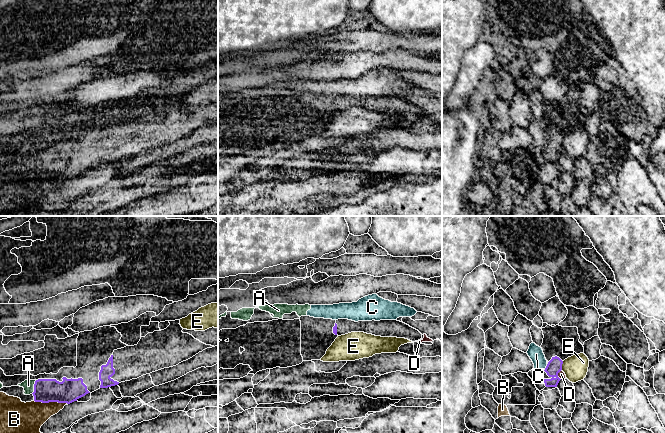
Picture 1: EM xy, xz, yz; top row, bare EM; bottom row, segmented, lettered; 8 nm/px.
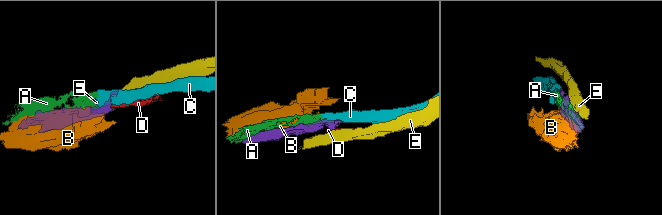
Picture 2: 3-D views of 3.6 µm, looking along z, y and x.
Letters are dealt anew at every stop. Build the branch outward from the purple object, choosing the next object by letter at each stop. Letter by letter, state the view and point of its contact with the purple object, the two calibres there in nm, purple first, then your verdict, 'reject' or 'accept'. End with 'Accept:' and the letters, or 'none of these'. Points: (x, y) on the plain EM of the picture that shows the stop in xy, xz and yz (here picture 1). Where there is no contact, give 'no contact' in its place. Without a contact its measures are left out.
A: meets purple in xy at (34, 163); 190 nm thick on the purple side, 90 nm on the other; reject
B: meets purple in xy at (50, 177); 190 nm thick on the purple side, 280 nm on the other; reject
C: meets purple in yz at (546, 143); 120 nm thick on the purple side, 120 nm on the other; reject
D: meets purple in yz at (557, 150); 120 nm thick on the purple side, 60 nm on the other; reject
E: meets purple in yz at (561, 141); 120 nm thick on the purple side, 190 nm on the other; reject
Accept: none of these

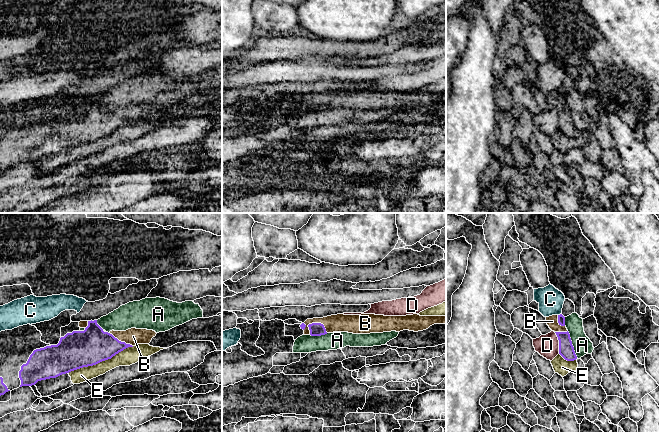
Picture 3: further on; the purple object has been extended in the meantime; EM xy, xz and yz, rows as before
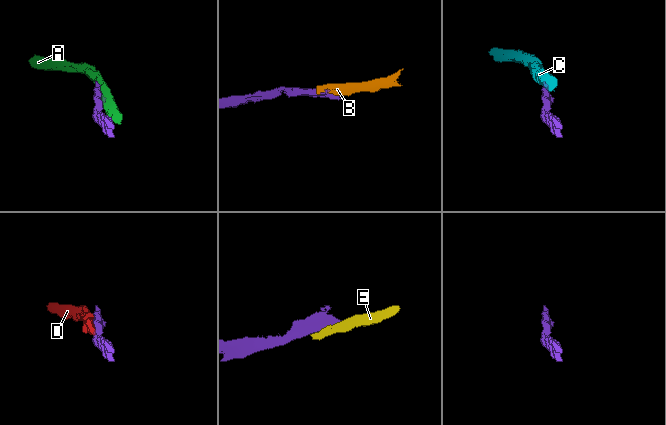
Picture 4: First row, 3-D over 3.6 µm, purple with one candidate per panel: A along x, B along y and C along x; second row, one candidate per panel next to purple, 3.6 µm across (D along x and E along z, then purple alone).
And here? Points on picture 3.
A: meets purple in yz at (571, 120); 120 nm thick on the purple side, 150 nm on the other; reject
B: meets purple in xz at (317, 99); 110 nm thick on the purple side, 140 nm on the other; accept
C: meets purple in yz at (560, 90); 60 nm thick on the purple side, 200 nm on the other; reject
D: meets purple in yz at (559, 119); 120 nm thick on the purple side, 180 nm on the other; reject
E: meets purple in xy at (100, 137); 300 nm thick on the purple side, 140 nm on the other; reject
Accept: B

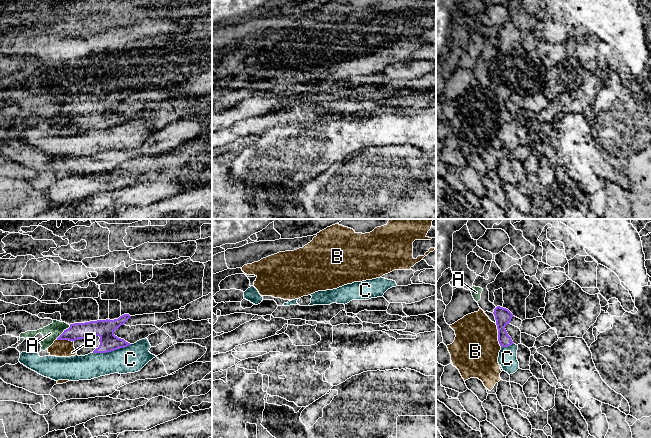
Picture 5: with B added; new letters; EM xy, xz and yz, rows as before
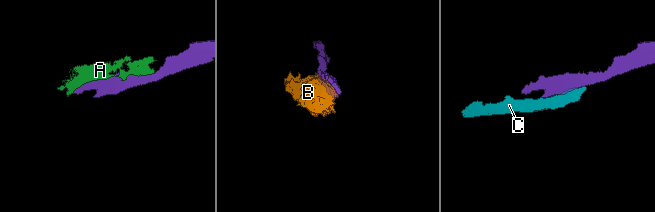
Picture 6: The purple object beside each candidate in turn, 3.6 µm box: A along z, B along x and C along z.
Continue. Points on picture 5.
A: meets purple in xy at (64, 107); 130 nm thick on the purple side, 130 nm on the other; reject
B: meets purple in yz at (498, 111); 140 nm thick on the purple side, 380 nm on the other; reject
C: meets purple in xy at (112, 126); 150 nm thick on the purple side, 220 nm on the other; reject
Accept: none of these

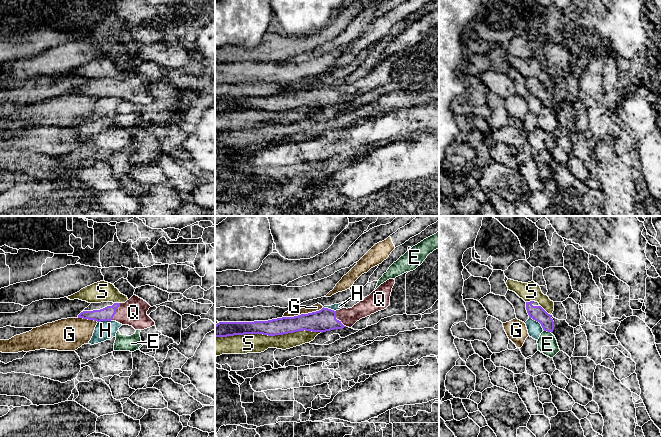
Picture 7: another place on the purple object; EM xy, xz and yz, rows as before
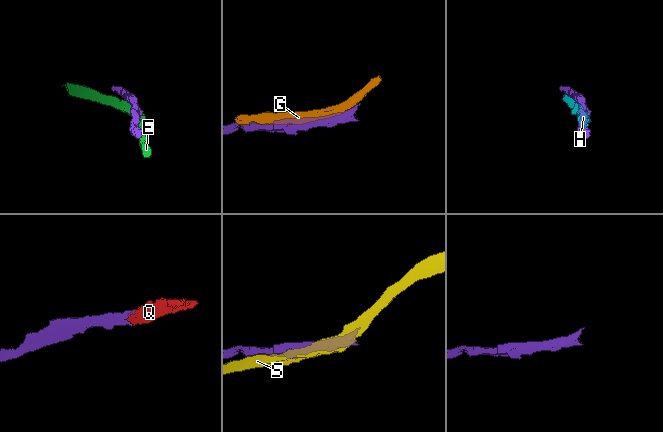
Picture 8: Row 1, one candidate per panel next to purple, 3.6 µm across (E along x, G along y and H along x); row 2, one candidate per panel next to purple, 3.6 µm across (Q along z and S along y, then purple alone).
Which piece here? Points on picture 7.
E: meets purple in yz at (548, 107); 120 nm thick on the purple side, 160 nm on the other; reject
G: meets purple in xz at (303, 90); 180 nm thick on the purple side, 60 nm on the other; reject
H: meets purple in yz at (538, 97); 120 nm thick on the purple side, 120 nm on the other; reject
Q: meets purple in xz at (338, 96); 180 nm thick on the purple side, 140 nm on the other; accept
S: meets purple in xz at (268, 111); 140 nm thick on the purple side, 160 nm on the other; reject
Accept: Q

